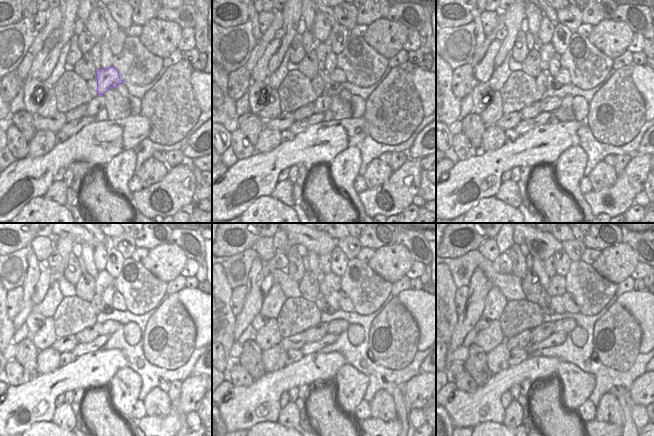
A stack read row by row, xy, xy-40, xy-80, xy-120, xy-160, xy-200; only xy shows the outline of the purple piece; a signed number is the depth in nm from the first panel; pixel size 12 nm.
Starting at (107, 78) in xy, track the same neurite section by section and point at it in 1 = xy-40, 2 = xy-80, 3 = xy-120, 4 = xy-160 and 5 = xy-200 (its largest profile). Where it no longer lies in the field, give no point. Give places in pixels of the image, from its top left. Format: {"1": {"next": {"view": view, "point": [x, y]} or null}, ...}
{"1": {"next": {"view": "xy-40", "point": [332, 81]}}, "2": {"next": {"view": "xy-80", "point": [563, 77]}}, "3": {"next": {"view": "xy-120", "point": [118, 303]}}, "4": {"next": {"view": "xy-160", "point": [345, 303]}}, "5": {"next": {"view": "xy-200", "point": [570, 306]}}}

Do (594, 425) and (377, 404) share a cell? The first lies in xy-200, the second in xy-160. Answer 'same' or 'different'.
different

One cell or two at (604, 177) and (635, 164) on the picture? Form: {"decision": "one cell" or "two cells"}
{"decision": "two cells"}

